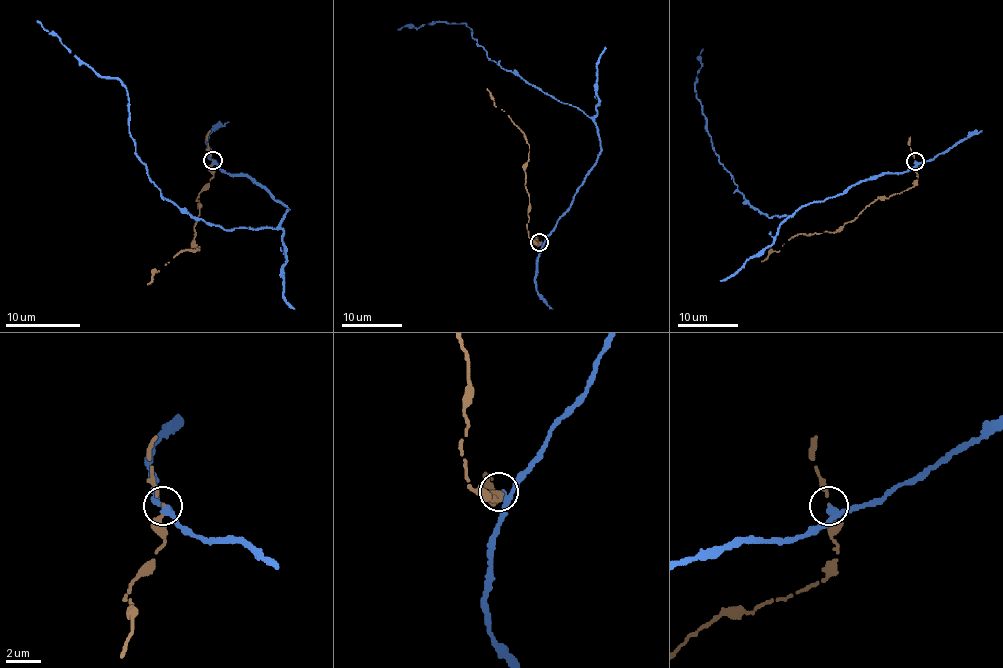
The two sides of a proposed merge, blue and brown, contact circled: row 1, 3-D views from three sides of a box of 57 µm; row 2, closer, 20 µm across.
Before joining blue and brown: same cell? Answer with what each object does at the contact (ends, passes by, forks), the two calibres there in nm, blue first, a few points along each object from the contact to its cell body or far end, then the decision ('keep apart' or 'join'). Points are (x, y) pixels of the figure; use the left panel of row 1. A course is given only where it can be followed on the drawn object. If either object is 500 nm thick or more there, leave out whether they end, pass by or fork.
blue passes by; brown passes by; calibres 280 and 160 nm; course blue (214, 159), (260, 184), (284, 217), (223, 230), (162, 195), (136, 154), (121, 81), (37, 20); course brown (212, 159), (212, 178), (199, 193), (193, 230), (193, 243), (199, 249), (180, 250), (156, 271), (147, 284); keep apart

